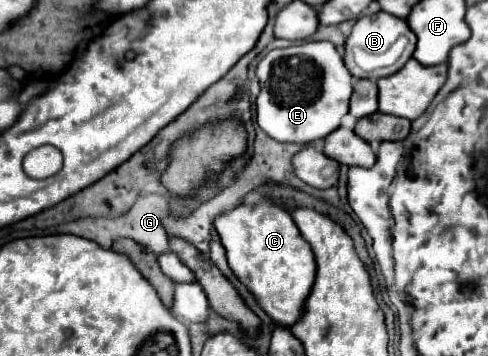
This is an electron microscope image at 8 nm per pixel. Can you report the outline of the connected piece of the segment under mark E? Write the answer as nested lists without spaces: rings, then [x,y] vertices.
[[[305,42],[287,48],[277,48],[265,54],[255,70],[261,90],[257,96],[257,124],[277,142],[311,144],[323,140],[341,126],[341,118],[349,112],[349,98],[353,88],[353,76],[343,64],[343,58],[331,42]]]

